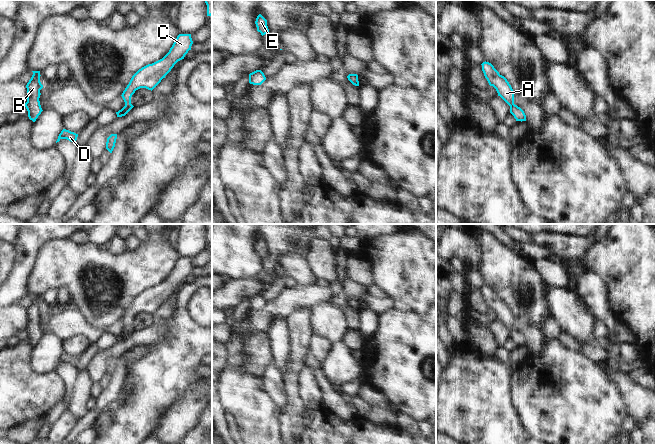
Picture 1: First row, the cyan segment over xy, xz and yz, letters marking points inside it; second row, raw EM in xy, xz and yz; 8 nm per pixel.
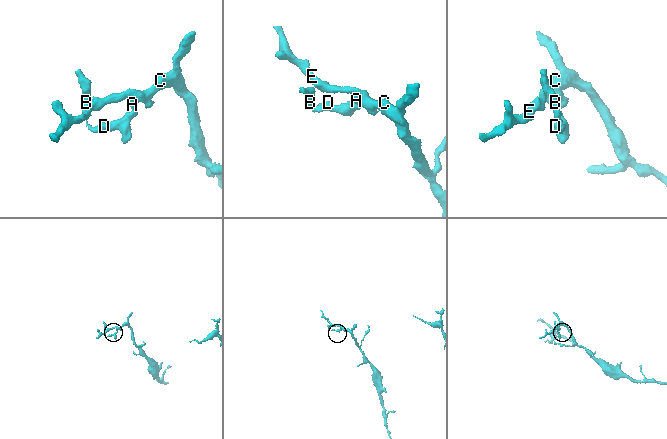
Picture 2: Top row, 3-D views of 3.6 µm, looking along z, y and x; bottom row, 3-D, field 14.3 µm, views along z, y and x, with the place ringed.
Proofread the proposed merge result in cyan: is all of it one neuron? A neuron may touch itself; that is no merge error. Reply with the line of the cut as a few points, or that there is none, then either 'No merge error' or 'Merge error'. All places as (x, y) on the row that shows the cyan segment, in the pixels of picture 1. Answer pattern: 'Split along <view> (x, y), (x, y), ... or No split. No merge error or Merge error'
No split. No merge error

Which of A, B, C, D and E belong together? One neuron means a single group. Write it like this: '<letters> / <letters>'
A B C D E

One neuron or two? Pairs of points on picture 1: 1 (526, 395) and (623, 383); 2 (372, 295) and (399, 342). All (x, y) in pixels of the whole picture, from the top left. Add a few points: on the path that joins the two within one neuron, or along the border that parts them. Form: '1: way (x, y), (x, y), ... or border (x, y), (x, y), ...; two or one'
1: border (601, 367), (604, 373), (617, 385), (628, 405); two
2: border (392, 308), (378, 314); two

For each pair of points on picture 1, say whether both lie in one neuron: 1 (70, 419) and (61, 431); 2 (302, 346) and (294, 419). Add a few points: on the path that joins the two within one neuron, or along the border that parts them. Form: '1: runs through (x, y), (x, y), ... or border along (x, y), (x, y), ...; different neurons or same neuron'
1: runs through (67, 422), (61, 428); same neuron
2: runs through (295, 364), (292, 368), (293, 401); same neuron

